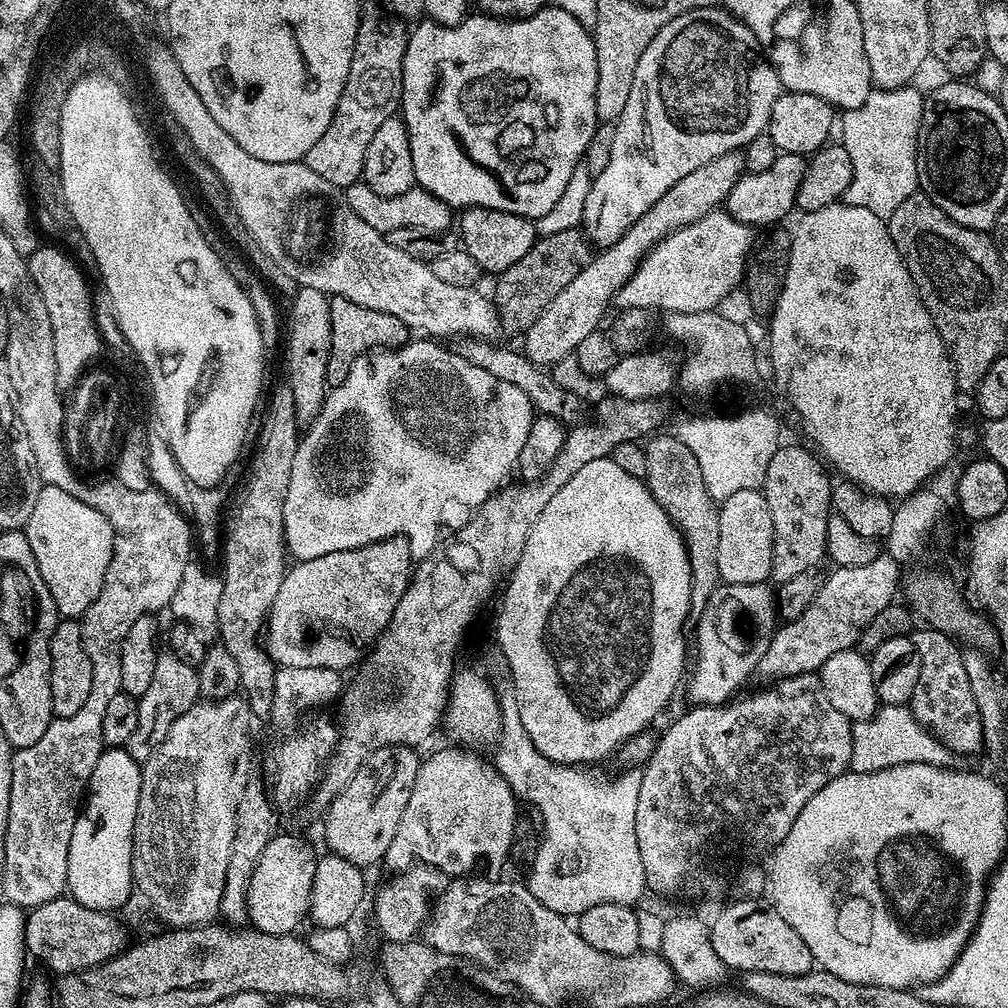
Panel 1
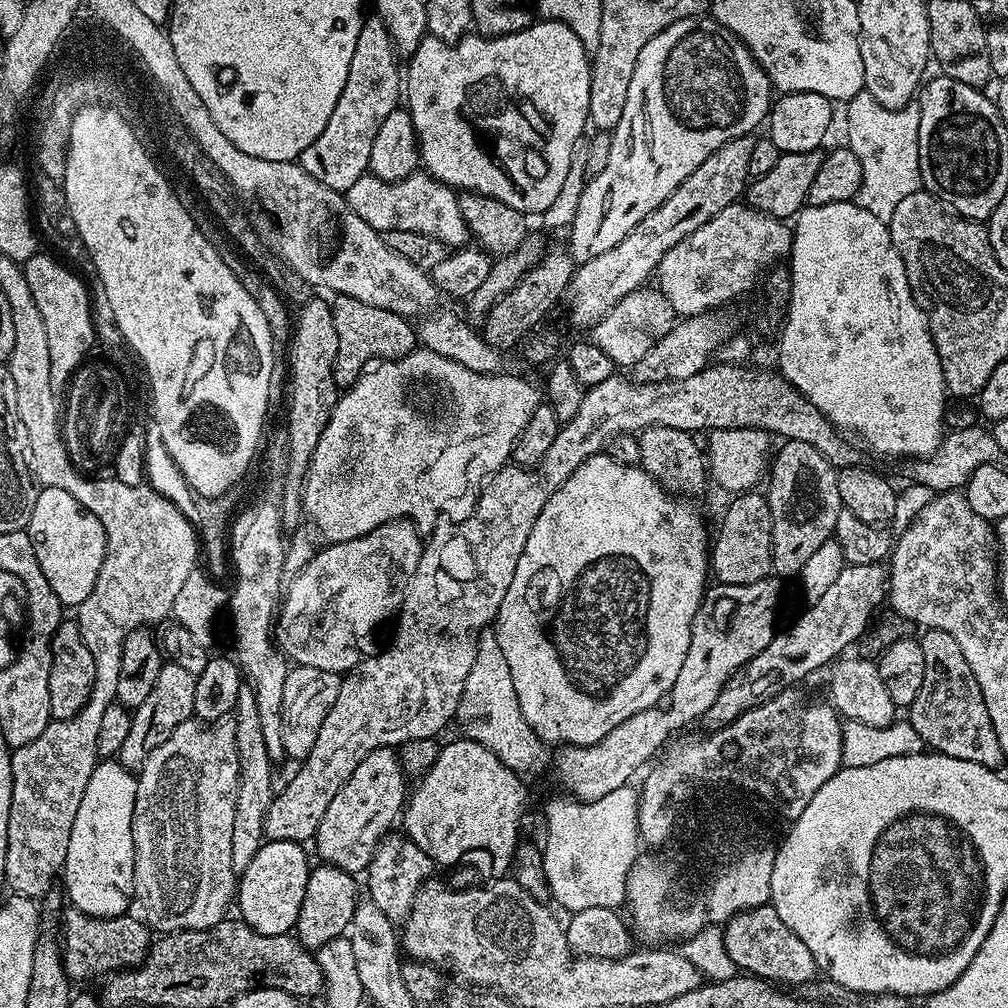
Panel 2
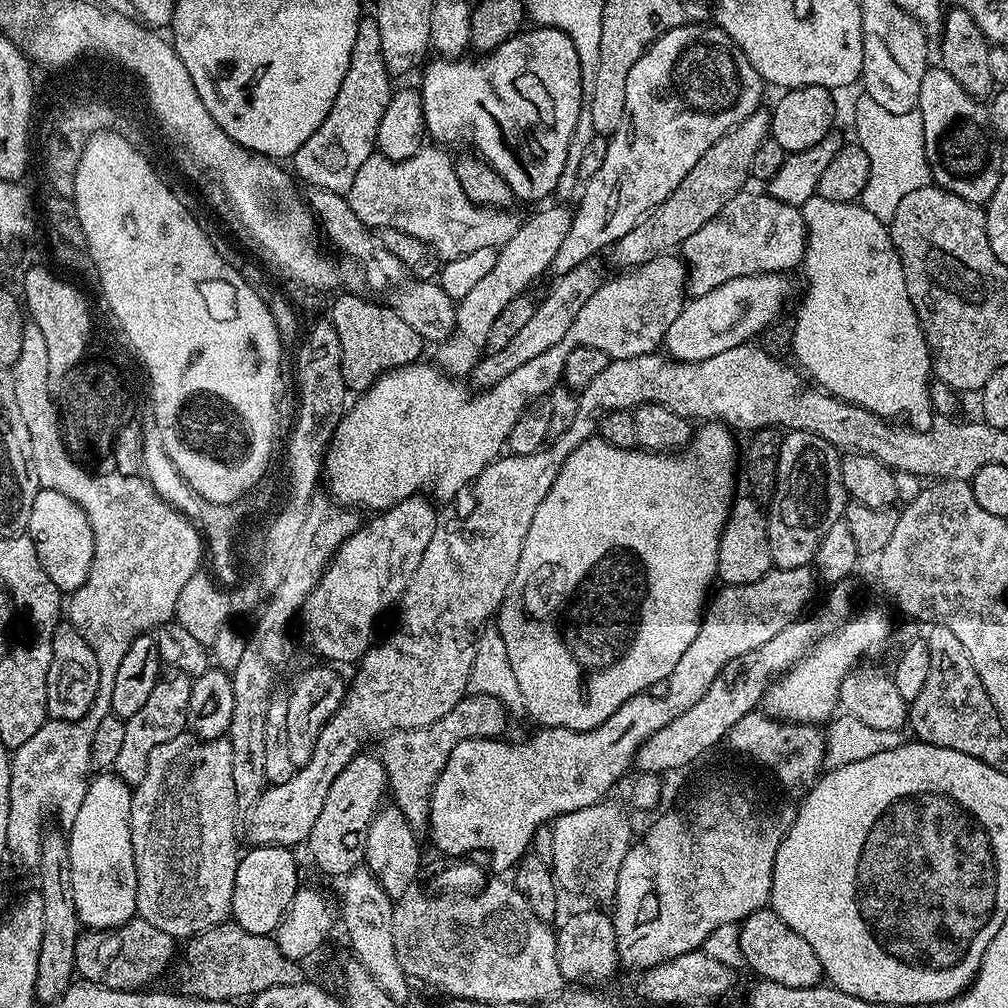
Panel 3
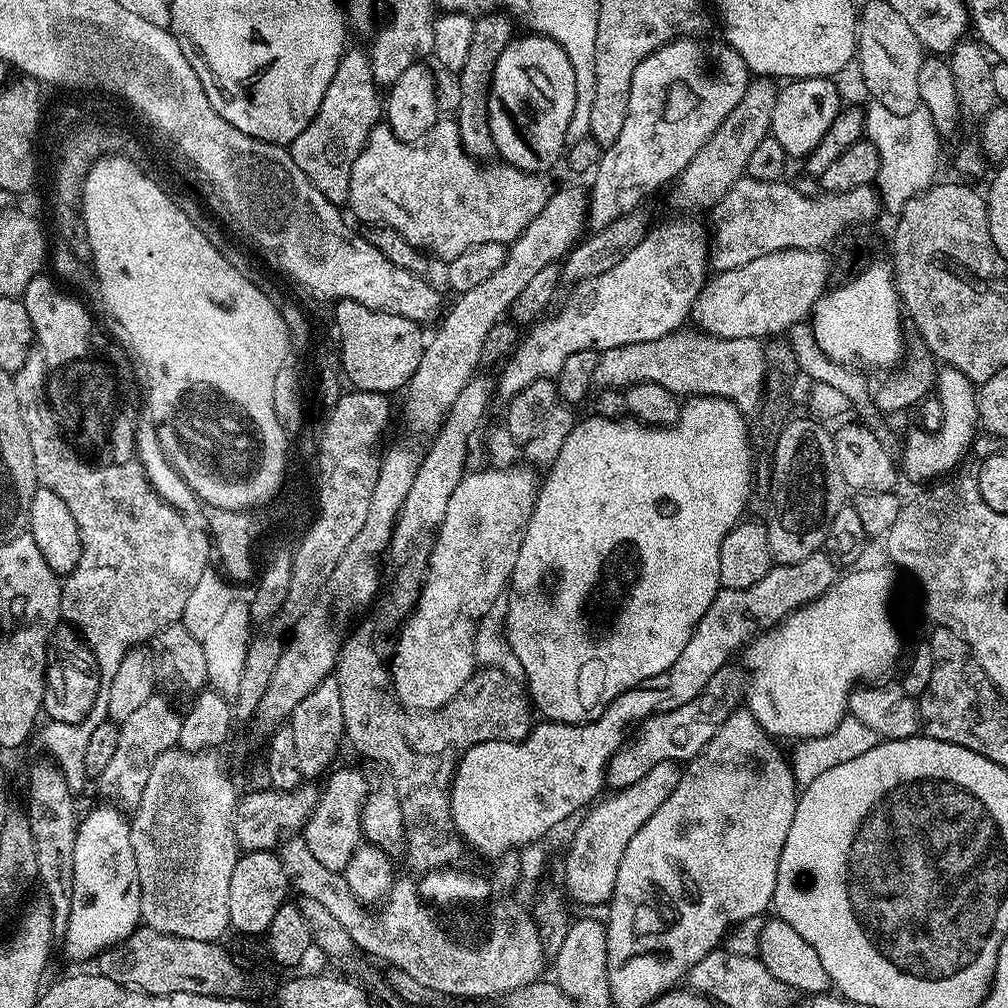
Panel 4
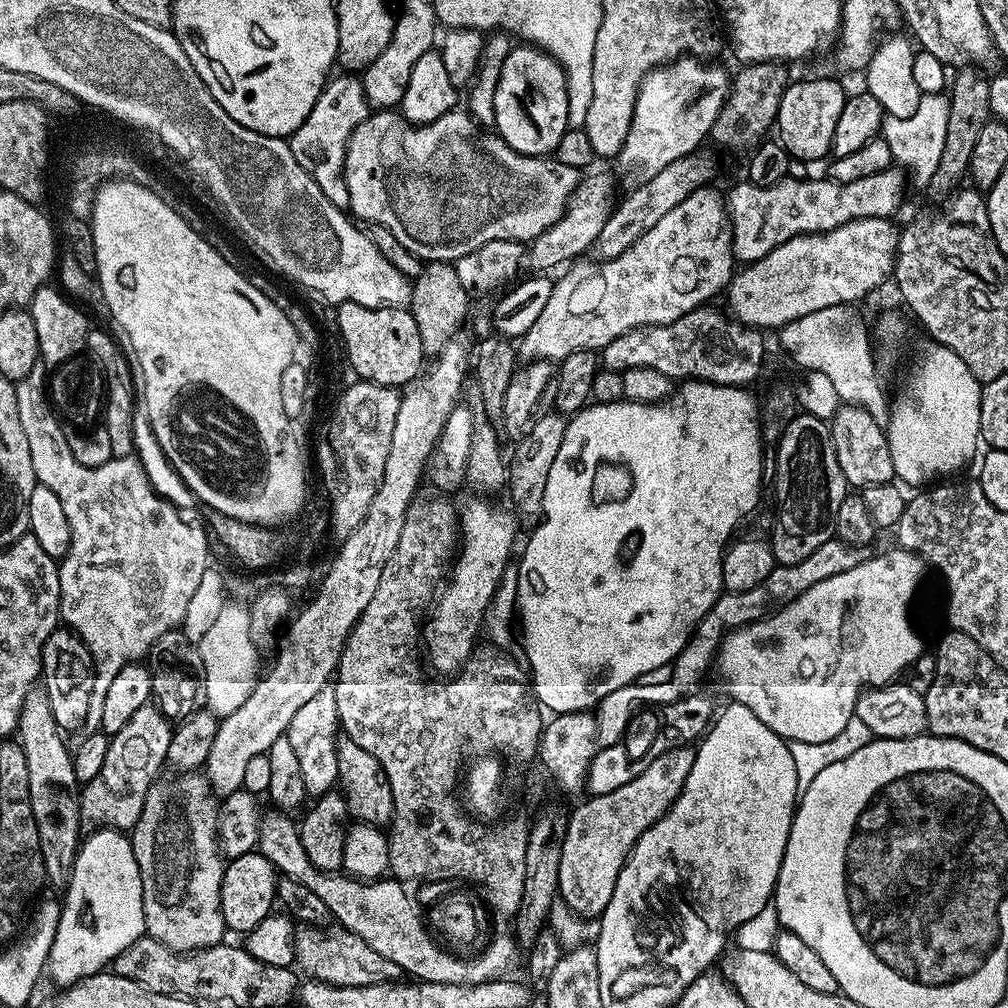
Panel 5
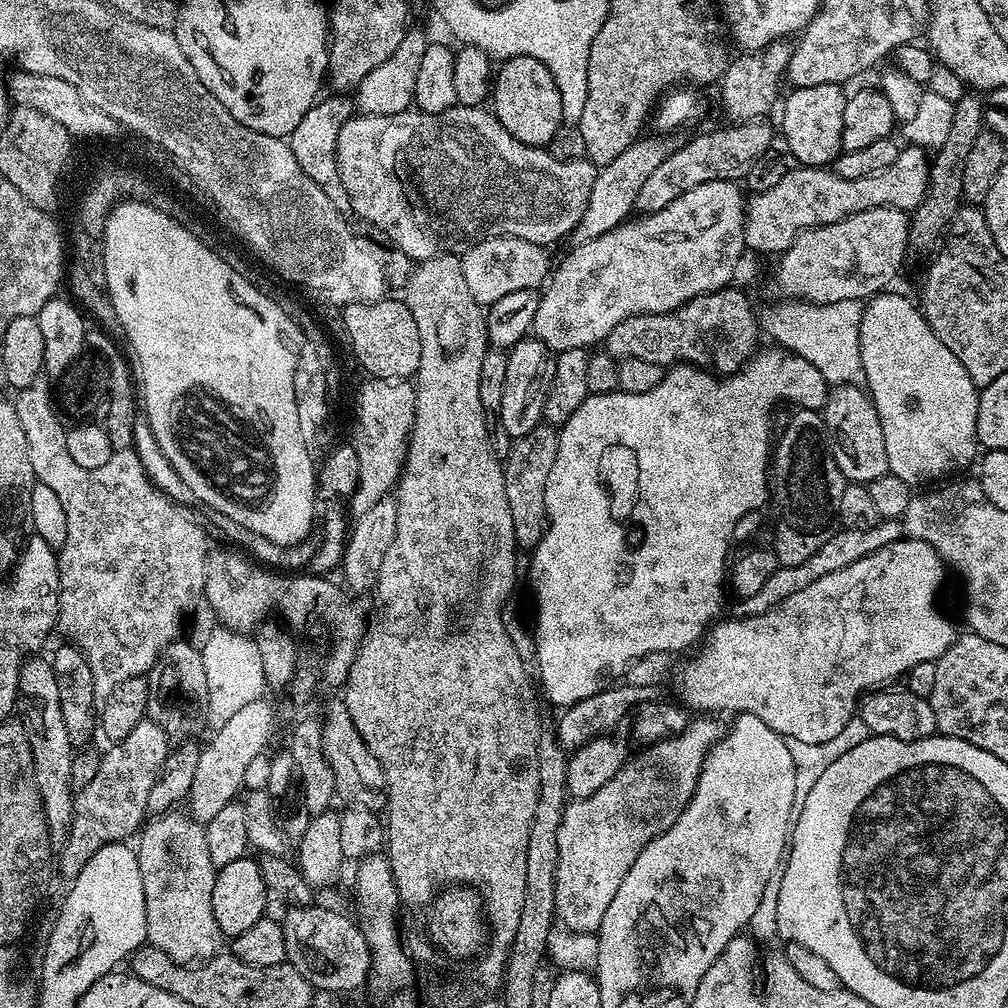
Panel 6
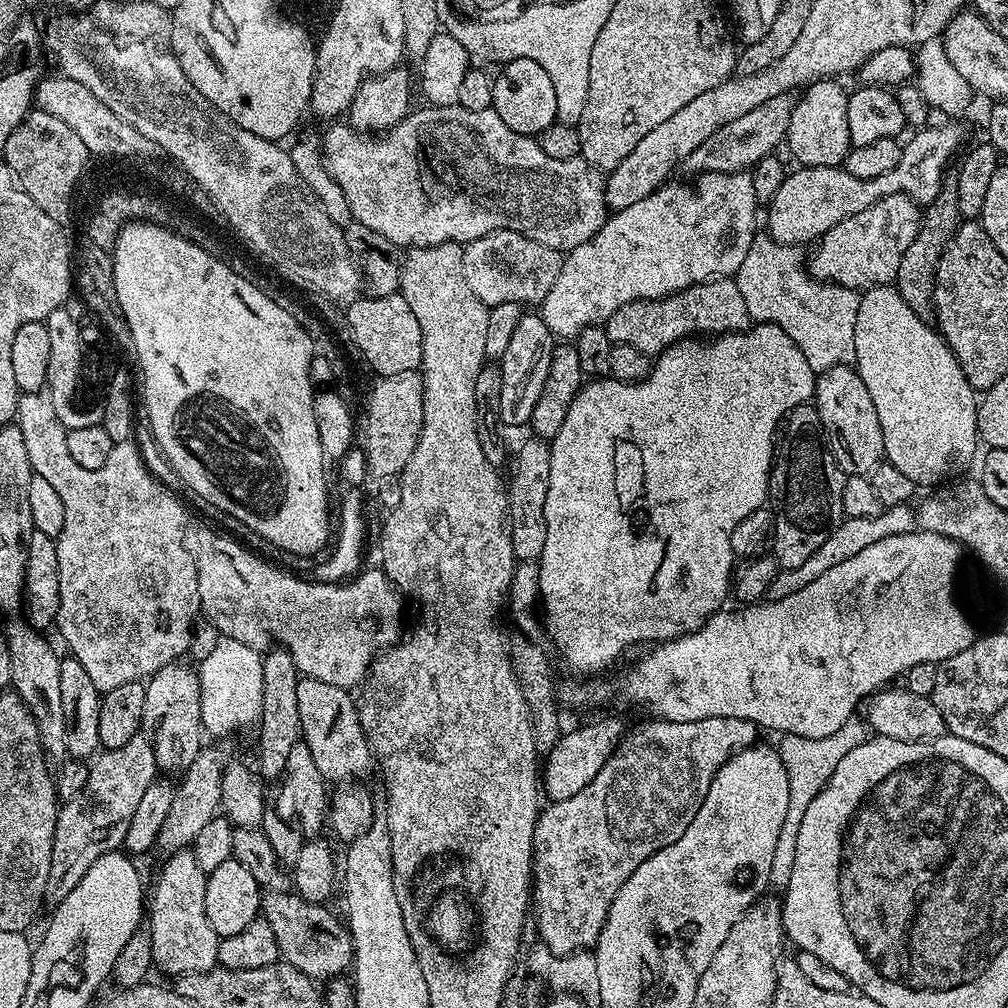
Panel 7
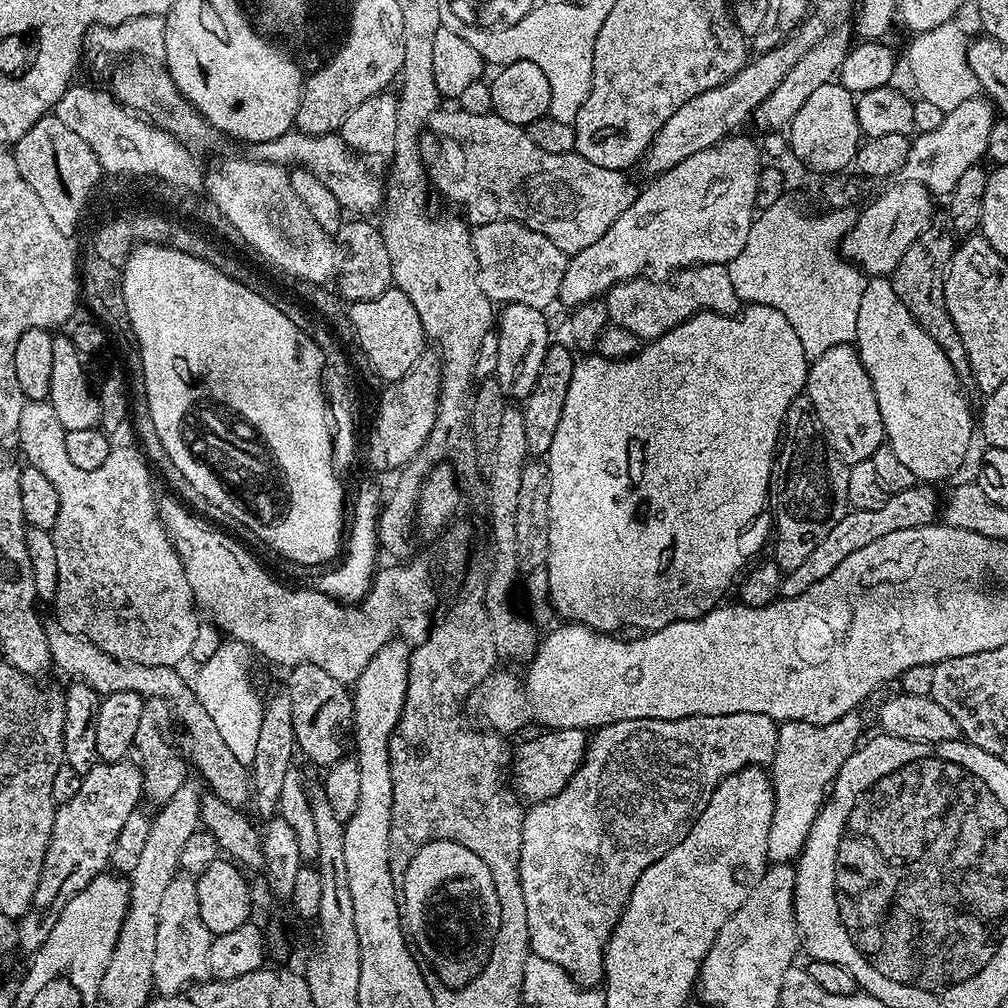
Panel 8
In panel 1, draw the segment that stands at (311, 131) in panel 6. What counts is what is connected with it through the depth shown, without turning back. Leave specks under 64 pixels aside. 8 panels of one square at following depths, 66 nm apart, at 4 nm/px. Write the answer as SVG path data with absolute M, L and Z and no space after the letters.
M368 6L361 11L360 25L354 42L354 58L350 58L350 74L346 78L346 86L338 98L338 106L330 118L330 126L326 126L326 134L322 134L322 138L318 138L314 146L310 146L303 159L303 163L308 164L310 170L314 170L314 174L326 178L326 182L330 182L335 188L347 190L363 177L366 150L374 139L374 133L378 131L378 126L382 126L382 122L386 122L386 118L397 115L402 94L402 66L410 31L409 25L404 24L407 23L401 17L384 6Z

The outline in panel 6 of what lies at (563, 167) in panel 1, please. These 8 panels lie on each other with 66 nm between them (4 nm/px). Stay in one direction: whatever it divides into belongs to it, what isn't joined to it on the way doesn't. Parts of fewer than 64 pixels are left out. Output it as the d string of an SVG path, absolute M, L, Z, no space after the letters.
M514 56L503 61L494 76L494 114L518 138L518 142L526 142L537 146L546 146L554 138L554 134L564 123L562 118L562 94L558 94L558 86L542 66L529 56Z

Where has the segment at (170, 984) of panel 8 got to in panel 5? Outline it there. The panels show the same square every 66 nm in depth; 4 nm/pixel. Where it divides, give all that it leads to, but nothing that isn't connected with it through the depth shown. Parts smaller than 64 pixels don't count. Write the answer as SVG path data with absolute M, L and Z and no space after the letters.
M199 771L180 772L172 774L169 780L157 778L153 780L148 788L146 802L138 822L130 829L130 839L134 858L138 858L140 867L140 877L142 878L142 906L144 907L144 931L147 935L154 937L158 942L170 946L175 952L192 952L197 948L209 948L215 944L221 943L225 939L226 929L224 919L222 918L222 906L220 905L220 895L222 894L222 874L224 873L225 857L220 851L220 841L216 838L216 817L218 815L218 797L208 786L207 775Z

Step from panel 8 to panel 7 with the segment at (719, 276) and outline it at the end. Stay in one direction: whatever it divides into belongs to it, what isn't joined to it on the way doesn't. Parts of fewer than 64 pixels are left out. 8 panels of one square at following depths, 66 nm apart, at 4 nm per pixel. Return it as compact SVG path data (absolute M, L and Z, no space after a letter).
M717 278L705 284L695 284L683 288L672 296L661 300L635 300L618 310L603 325L612 344L634 346L649 358L665 352L671 344L685 338L696 338L701 334L727 334L743 332L753 323L751 314L746 310L746 301L738 290L735 279Z

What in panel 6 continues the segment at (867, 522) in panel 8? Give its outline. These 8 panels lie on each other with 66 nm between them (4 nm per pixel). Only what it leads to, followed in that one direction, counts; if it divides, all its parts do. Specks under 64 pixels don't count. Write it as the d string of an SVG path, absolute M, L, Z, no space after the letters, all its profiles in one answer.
M881 519L879 524L869 528L841 527L833 531L832 537L822 542L822 546L818 546L818 550L814 550L814 554L810 554L806 562L798 562L798 566L777 566L774 574L770 574L770 578L755 594L737 599L735 615L743 618L760 616L763 612L769 612L771 608L778 606L778 602L786 602L790 594L798 594L798 590L810 586L810 582L818 582L818 578L826 574L834 574L834 570L842 570L842 566L850 566L850 562L858 562L858 558L866 554L874 554L874 550L882 550L882 546L890 546L890 542L898 542L901 539L900 520Z

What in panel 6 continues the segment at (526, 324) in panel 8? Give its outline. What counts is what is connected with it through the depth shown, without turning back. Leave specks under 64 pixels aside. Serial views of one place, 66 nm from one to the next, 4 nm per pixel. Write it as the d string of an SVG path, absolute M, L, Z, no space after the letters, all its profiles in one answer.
M535 338L518 341L512 348L507 349L507 354L506 387L502 389L498 415L505 434L508 438L515 438L522 434L530 434L534 426L542 423L554 360L550 355L550 349Z

